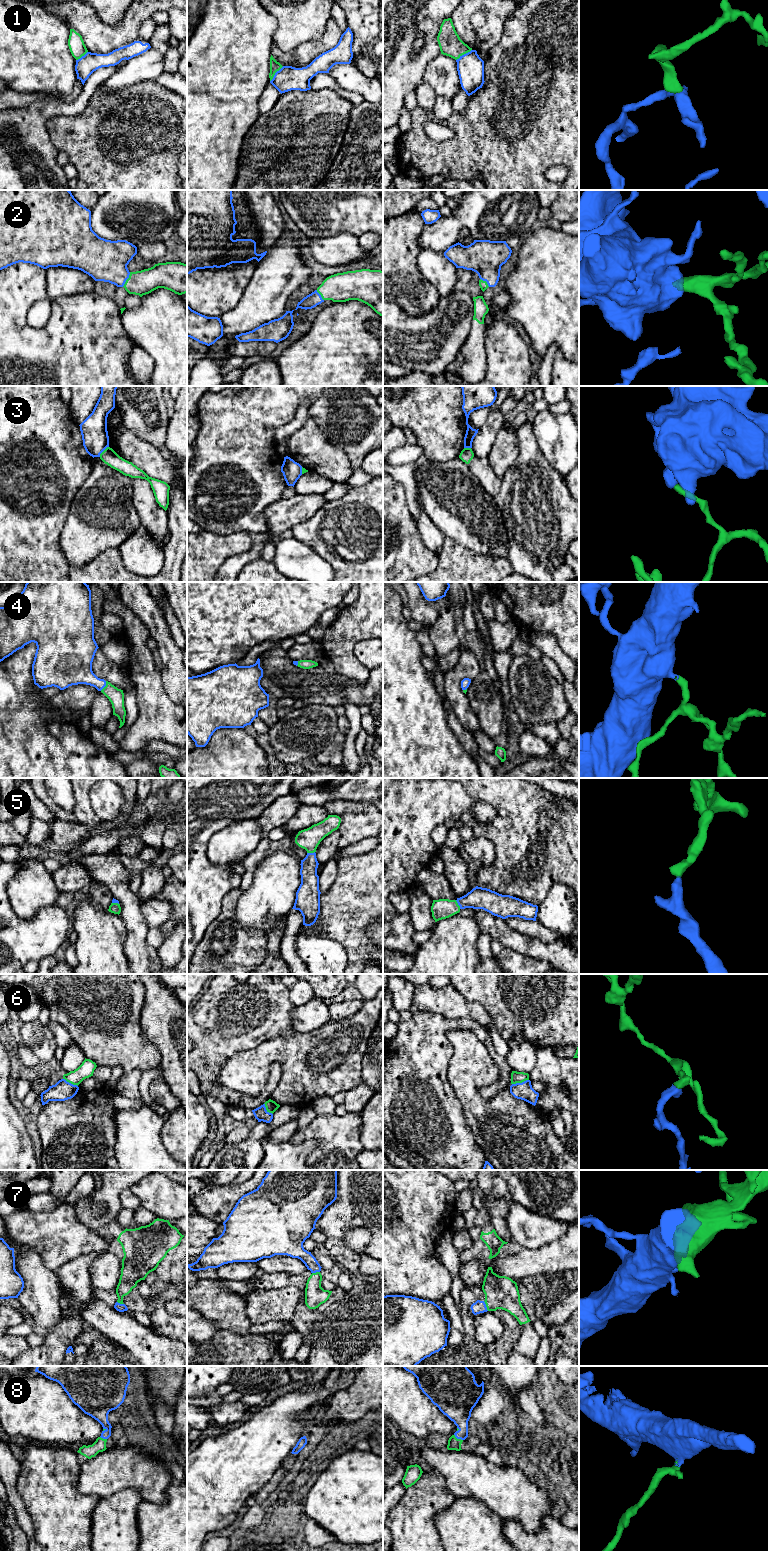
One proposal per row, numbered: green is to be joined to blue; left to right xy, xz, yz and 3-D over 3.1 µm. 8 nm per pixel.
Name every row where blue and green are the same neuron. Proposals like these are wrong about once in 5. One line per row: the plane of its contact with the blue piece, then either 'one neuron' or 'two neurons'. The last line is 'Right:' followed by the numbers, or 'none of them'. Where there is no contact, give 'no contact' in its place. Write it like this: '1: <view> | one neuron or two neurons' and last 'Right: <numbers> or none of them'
1: yz | two neurons
2: xy | one neuron
3: xy | two neurons
4: xy | one neuron
5: yz | one neuron
6: yz | two neurons
7: yz | one neuron
8: yz | one neuron
Right: 2, 4, 5, 7, 8

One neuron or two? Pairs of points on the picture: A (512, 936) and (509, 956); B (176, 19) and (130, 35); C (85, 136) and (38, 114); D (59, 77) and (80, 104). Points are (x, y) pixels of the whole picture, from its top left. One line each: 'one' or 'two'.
A: two
B: two
C: two
D: two

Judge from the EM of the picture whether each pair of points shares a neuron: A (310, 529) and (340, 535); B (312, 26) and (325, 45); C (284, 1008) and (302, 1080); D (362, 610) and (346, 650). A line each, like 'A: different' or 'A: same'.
A: same
B: different
C: different
D: same

